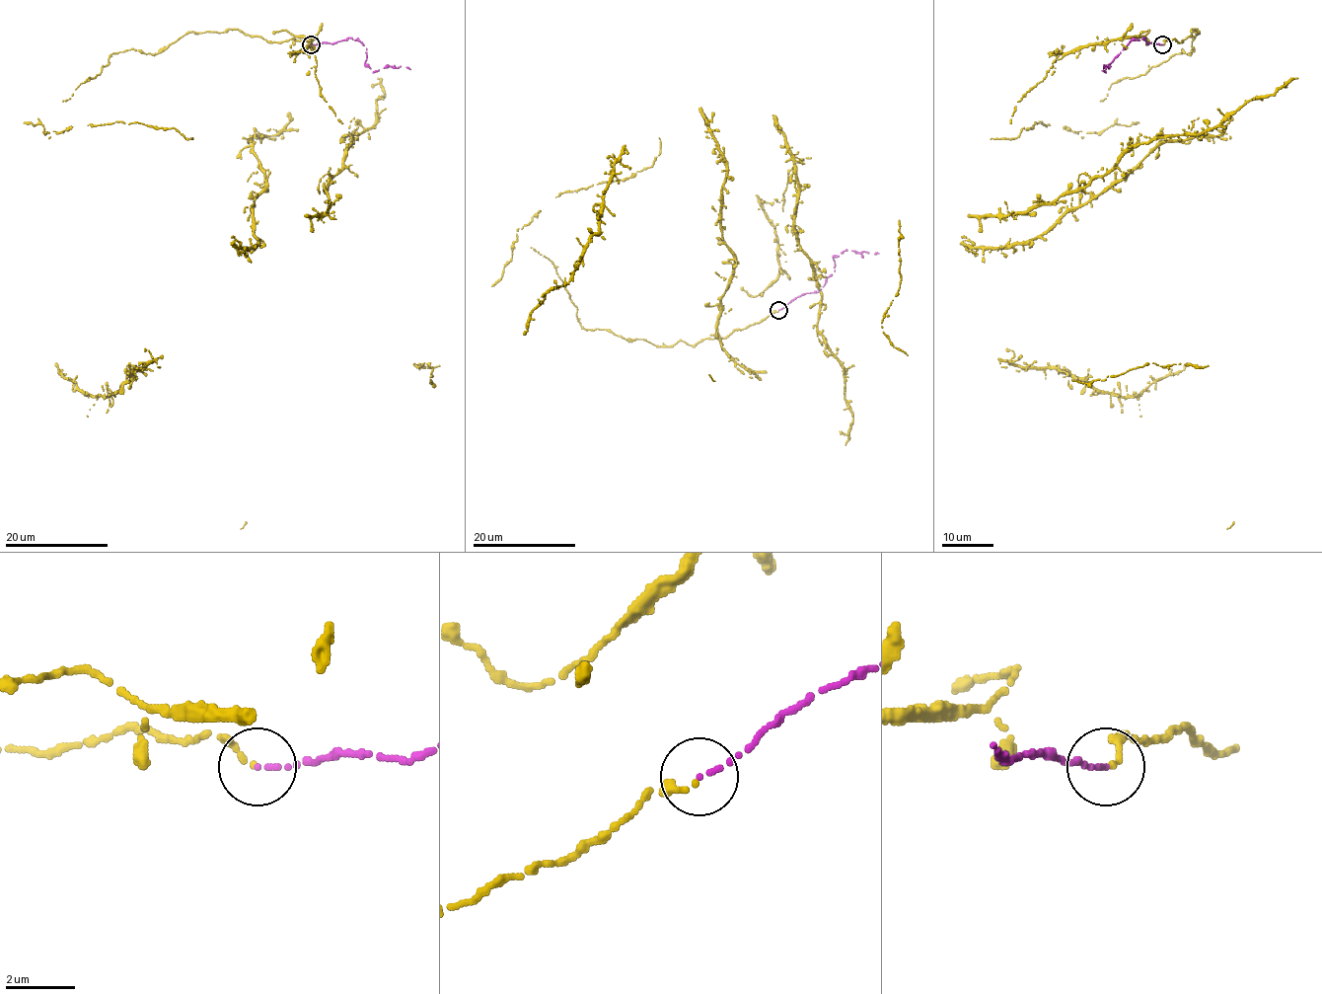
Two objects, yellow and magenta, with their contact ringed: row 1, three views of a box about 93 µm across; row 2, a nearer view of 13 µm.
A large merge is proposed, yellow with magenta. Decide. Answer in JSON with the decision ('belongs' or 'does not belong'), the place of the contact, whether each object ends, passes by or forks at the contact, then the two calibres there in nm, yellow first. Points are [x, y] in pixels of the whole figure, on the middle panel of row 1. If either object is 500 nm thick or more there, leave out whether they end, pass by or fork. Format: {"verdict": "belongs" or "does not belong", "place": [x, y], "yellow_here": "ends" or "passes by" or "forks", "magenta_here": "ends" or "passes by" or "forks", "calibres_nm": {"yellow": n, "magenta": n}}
{"verdict": "belongs", "place": [778, 310], "yellow_here": "ends", "magenta_here": "ends", "calibres_nm": {"yellow": 150, "magenta": 130}}

